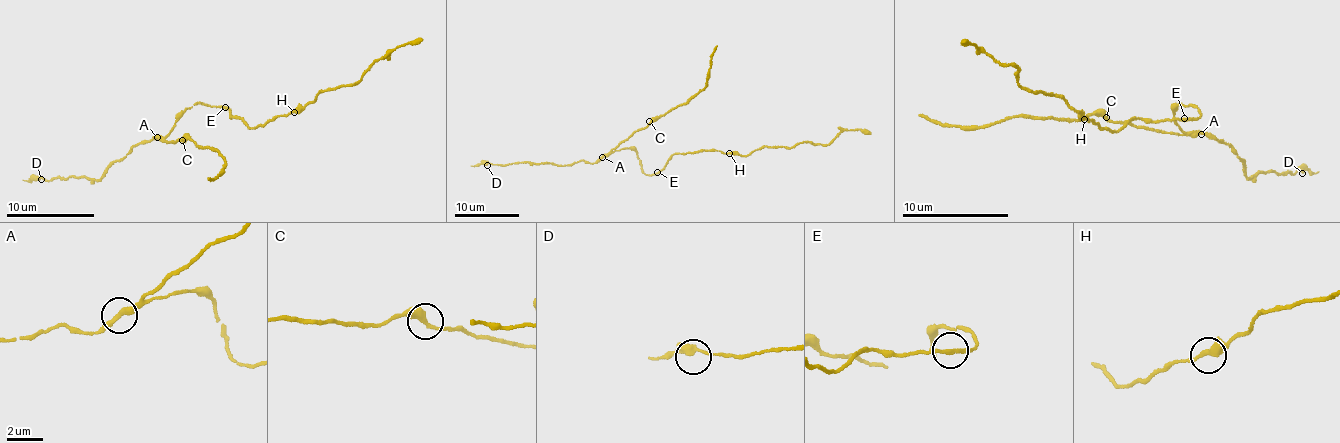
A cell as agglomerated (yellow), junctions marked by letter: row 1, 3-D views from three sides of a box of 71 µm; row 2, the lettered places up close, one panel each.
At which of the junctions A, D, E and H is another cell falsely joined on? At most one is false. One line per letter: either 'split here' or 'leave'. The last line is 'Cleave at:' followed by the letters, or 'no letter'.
A: split here
D: leave
E: leave
H: leave
Cleave at: A

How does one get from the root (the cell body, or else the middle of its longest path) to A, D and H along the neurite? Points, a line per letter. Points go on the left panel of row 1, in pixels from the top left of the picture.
A: (226, 110), (202, 102), (193, 104), (163, 137), (156, 136)
D: (226, 110), (202, 102), (193, 104), (163, 137), (156, 134), (136, 143), (99, 179), (73, 176), (41, 179)
H: (226, 110), (231, 118), (244, 120), (250, 128), (256, 129), (278, 117), (294, 112)

